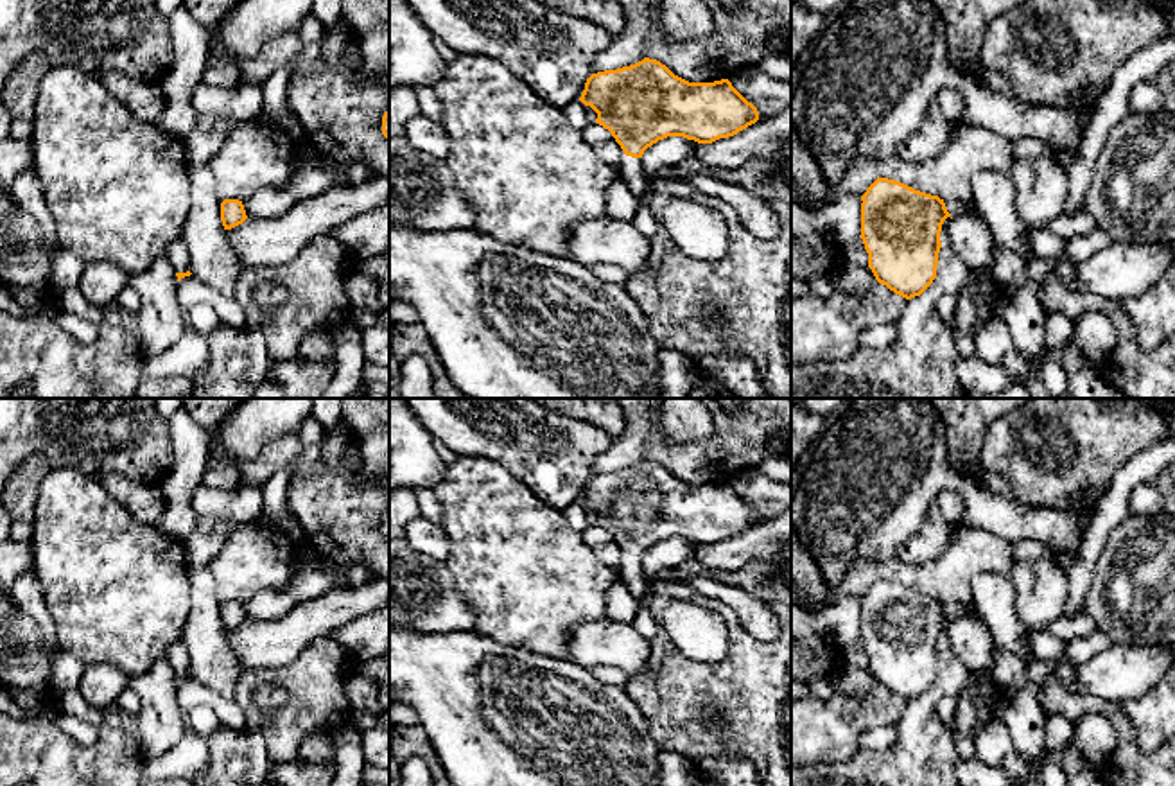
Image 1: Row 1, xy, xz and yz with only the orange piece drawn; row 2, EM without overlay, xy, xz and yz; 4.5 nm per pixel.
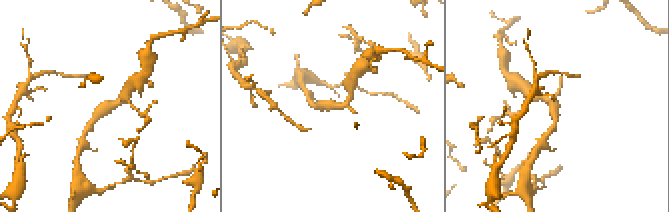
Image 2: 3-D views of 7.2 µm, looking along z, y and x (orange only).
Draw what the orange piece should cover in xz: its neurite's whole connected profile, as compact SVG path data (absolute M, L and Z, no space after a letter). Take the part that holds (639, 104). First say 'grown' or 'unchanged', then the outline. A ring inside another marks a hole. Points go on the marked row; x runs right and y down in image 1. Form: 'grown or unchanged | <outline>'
grown | M649 57L617 70L592 74L579 100L597 113L596 122L608 129L621 145L621 179L644 205L655 199L642 163L642 154L648 147L667 136L712 144L719 138L734 136L759 120L757 108L728 79L689 83L675 75L660 61Z

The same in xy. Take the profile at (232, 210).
unchanged | M224 199L221 203L221 221L224 230L231 230L248 219L242 201Z

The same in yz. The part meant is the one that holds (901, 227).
grown | M877 178L861 196L861 239L868 253L868 267L875 280L895 294L911 300L920 296L936 278L940 231L947 217L974 214L983 219L976 206L967 201L944 201L915 190L901 181Z

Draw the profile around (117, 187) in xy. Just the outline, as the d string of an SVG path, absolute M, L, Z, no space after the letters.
M72 66L52 68L38 86L30 136L34 174L56 224L61 248L84 264L113 262L129 275L151 267L167 255L169 246L183 239L190 212L188 160L183 138L161 133L154 124L136 118L117 100L100 79Z

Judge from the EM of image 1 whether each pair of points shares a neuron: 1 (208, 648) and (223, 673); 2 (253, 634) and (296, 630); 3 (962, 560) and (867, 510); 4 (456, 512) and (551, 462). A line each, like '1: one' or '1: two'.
1: one
2: one
3: two
4: two

